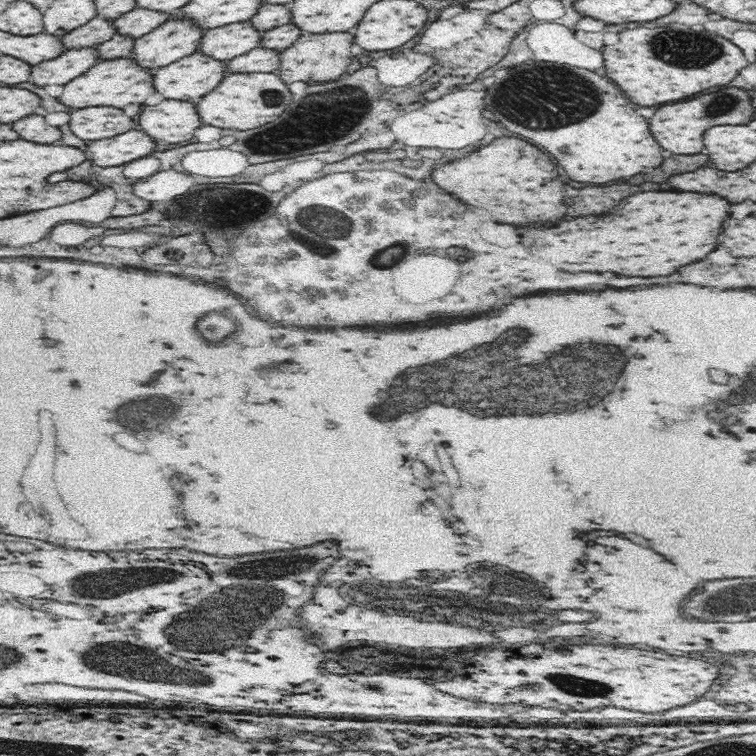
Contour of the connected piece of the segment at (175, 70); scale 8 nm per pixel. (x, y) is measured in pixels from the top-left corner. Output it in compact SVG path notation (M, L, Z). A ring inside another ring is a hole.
M198 51L155 70L156 89L165 98L198 102L220 86L228 67L229 60Z

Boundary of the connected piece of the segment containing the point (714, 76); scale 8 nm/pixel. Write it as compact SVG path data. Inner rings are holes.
M672 22L626 28L618 34L618 44L604 46L606 74L628 94L634 104L656 106L694 96L708 88L726 86L742 68L750 64L742 49L731 39L688 28L680 28Z

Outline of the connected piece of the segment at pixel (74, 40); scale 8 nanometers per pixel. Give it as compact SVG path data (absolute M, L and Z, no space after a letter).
M107 16L93 18L84 26L63 36L68 49L78 46L94 46L110 40L117 32L117 19Z

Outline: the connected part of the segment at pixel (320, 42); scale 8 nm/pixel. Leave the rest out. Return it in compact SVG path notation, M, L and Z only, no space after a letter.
M351 31L334 32L304 32L304 34L292 46L281 52L281 67L278 72L282 81L288 85L297 81L304 81L309 73L313 73L318 82L336 81L342 76L348 66L352 64L352 52L350 46L355 42L355 33Z

